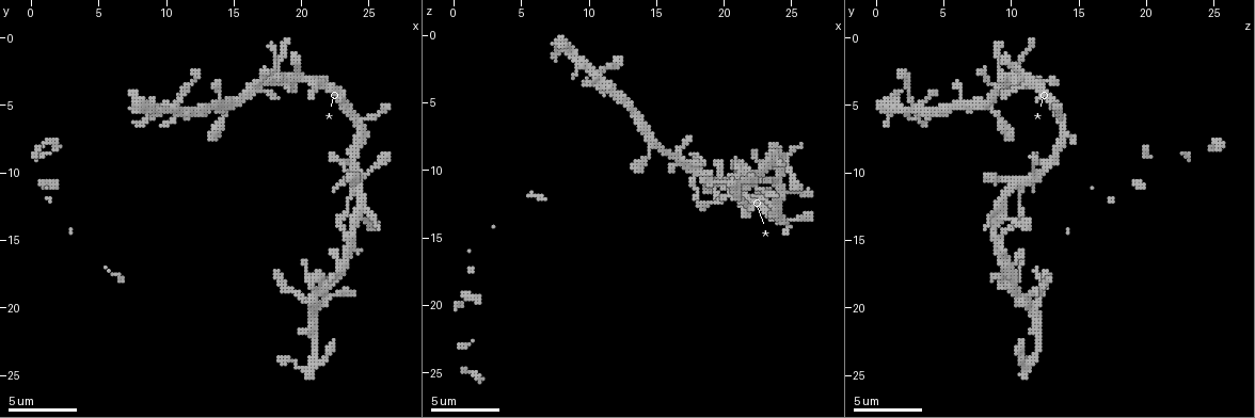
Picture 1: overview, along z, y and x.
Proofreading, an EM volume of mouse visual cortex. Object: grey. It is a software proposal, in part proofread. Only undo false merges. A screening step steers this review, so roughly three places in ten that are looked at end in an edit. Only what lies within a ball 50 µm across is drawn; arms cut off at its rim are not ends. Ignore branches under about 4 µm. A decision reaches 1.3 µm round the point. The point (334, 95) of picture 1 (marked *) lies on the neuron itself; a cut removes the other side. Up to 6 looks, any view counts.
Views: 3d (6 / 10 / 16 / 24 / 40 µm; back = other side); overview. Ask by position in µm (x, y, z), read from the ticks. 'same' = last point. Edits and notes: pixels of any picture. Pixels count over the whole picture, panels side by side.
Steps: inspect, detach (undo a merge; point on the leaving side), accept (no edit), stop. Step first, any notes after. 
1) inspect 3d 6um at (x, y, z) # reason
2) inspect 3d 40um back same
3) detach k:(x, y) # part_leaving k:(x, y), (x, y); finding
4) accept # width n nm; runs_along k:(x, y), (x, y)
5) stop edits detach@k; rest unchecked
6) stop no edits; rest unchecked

inspect 3d 10um at (20.8, 19.8, 11.6) # four arms meet

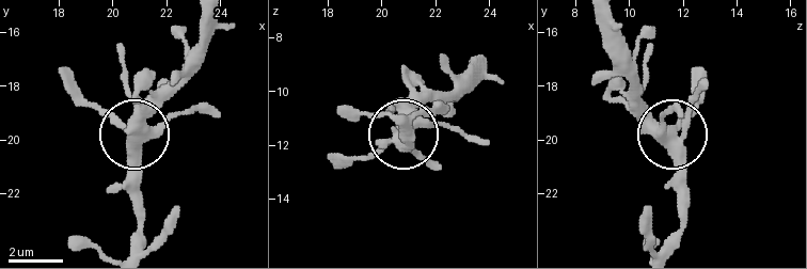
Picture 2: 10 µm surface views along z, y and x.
accept # side_arm 7 um; arms 4; all the same neuron

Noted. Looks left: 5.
inspect 3d 10um at (23.6, 14.6, 9.2) # side arm on a straight run

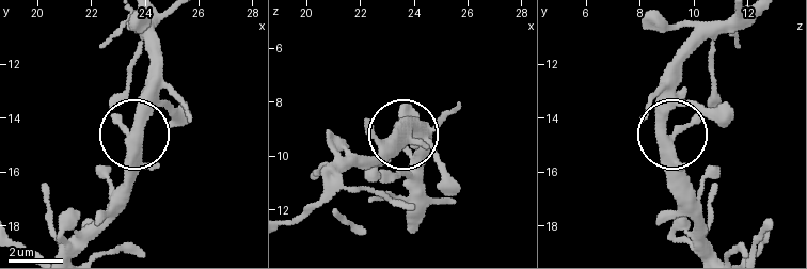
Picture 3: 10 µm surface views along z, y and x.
accept # runs_along 3:(724, 20), (685, 62), (678, 103), (664, 124), (676, 204); one neuron here

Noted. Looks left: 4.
inspect 3d 10um at (14.6, 5.2, 8.4) # a fork

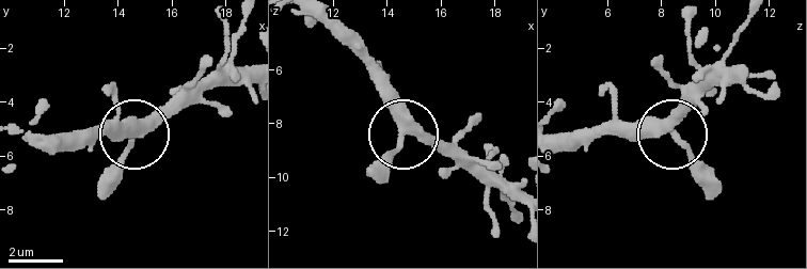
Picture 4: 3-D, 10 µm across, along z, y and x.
accept # width 350 nm; continuous, no second neuron

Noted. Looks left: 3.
stop no edits; rest unchecked

